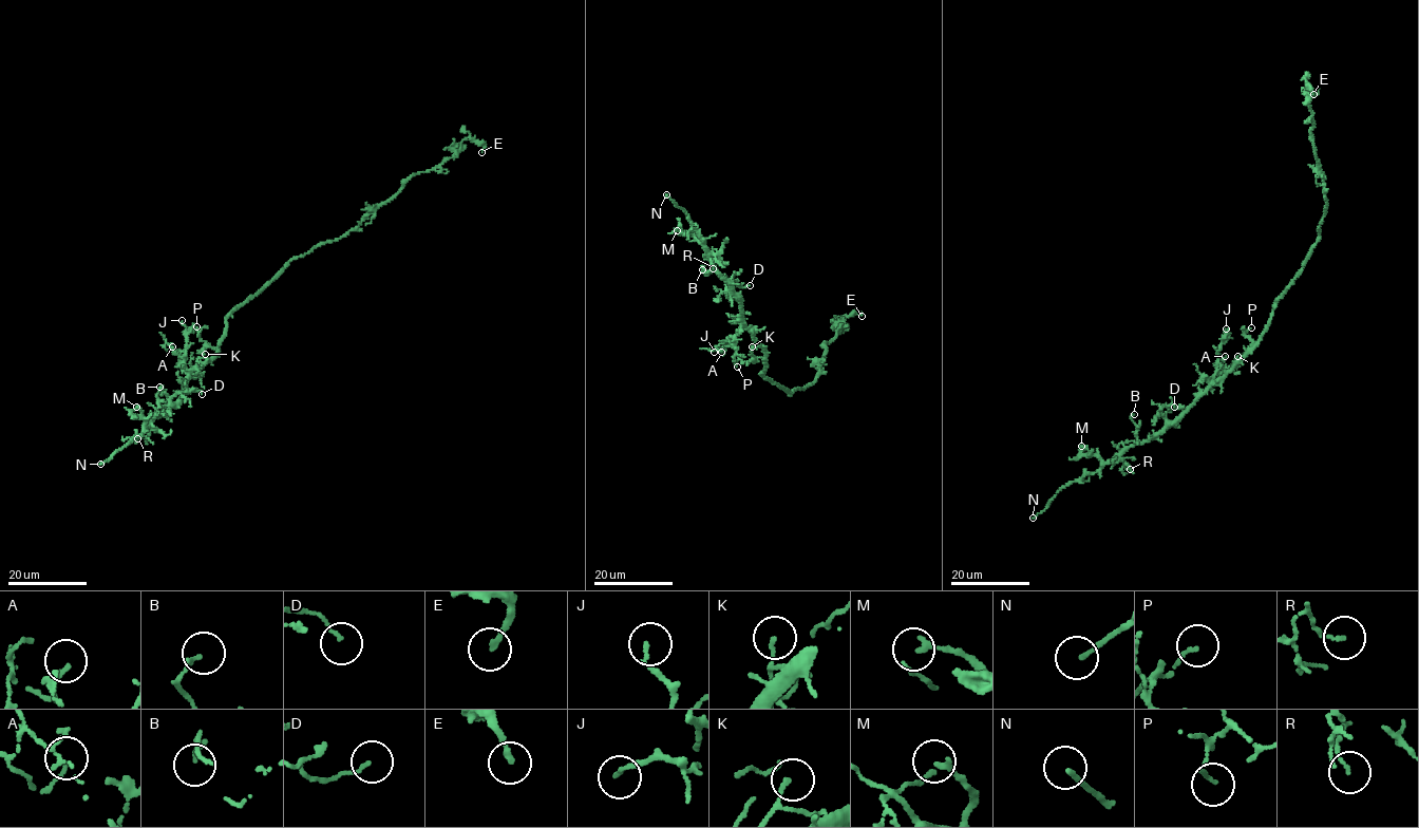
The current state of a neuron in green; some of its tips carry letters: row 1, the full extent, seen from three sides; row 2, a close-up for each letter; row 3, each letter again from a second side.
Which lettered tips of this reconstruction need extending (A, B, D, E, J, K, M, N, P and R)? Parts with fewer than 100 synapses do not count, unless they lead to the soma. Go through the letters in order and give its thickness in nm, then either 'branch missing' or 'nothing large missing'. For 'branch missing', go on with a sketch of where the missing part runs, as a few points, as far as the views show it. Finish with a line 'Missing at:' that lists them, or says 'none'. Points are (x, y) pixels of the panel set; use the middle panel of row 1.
A: 120 nm thick; nothing large missing
B: 140 nm thick; nothing large missing
D: 120 nm thick; nothing large missing
E: 190 nm thick; nothing large missing
J: 130 nm thick; nothing large missing
K: 90 nm thick; nothing large missing
M: 190 nm thick; nothing large missing
N: 150 nm thick; branch missing; missing branch runs (666, 194), (639, 188), (635, 192)
P: 130 nm thick; nothing large missing
R: 110 nm thick; nothing large missing
Missing at: N

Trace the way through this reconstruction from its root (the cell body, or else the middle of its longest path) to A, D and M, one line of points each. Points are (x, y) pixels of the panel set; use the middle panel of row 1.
A: (761, 374), (768, 367), (764, 350), (751, 330), (738, 332), (735, 345), (724, 341), (713, 349), (721, 352)
D: (761, 374), (768, 367), (764, 350), (745, 328), (739, 301), (726, 284), (750, 285)
M: (761, 374), (768, 367), (764, 350), (745, 328), (739, 301), (727, 281), (714, 270), (702, 243), (677, 230)

